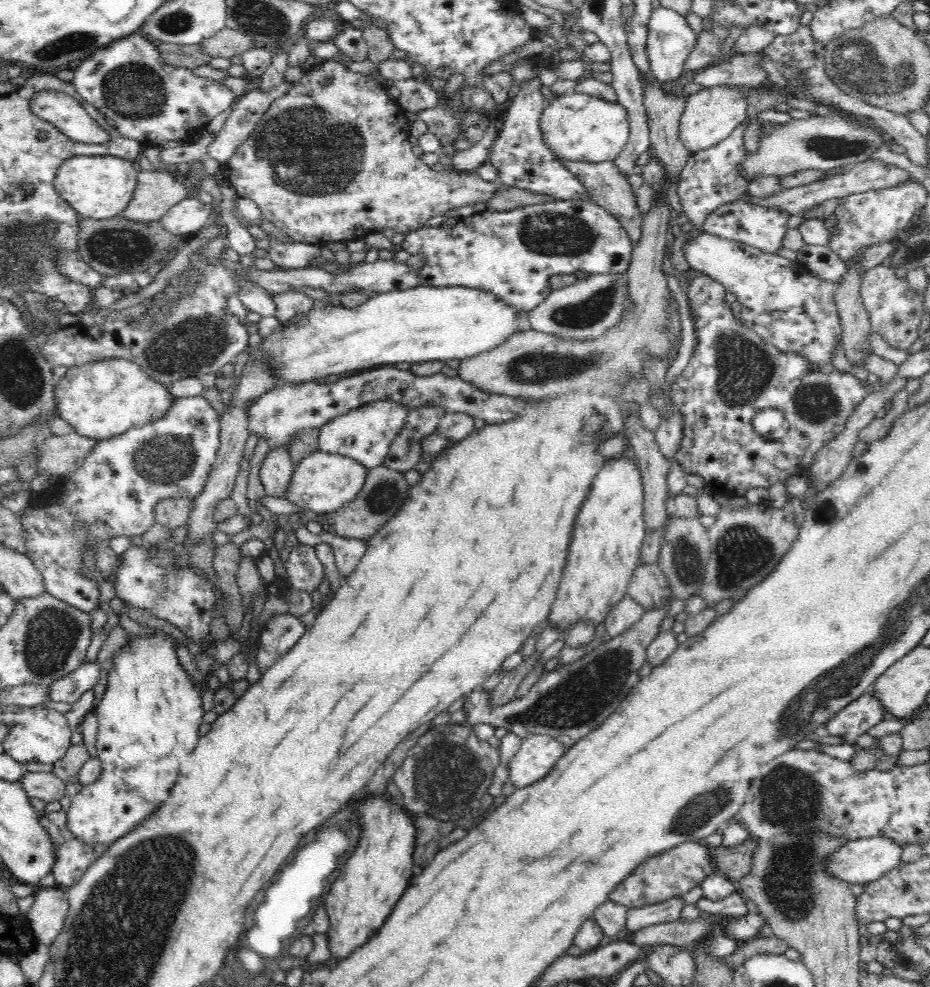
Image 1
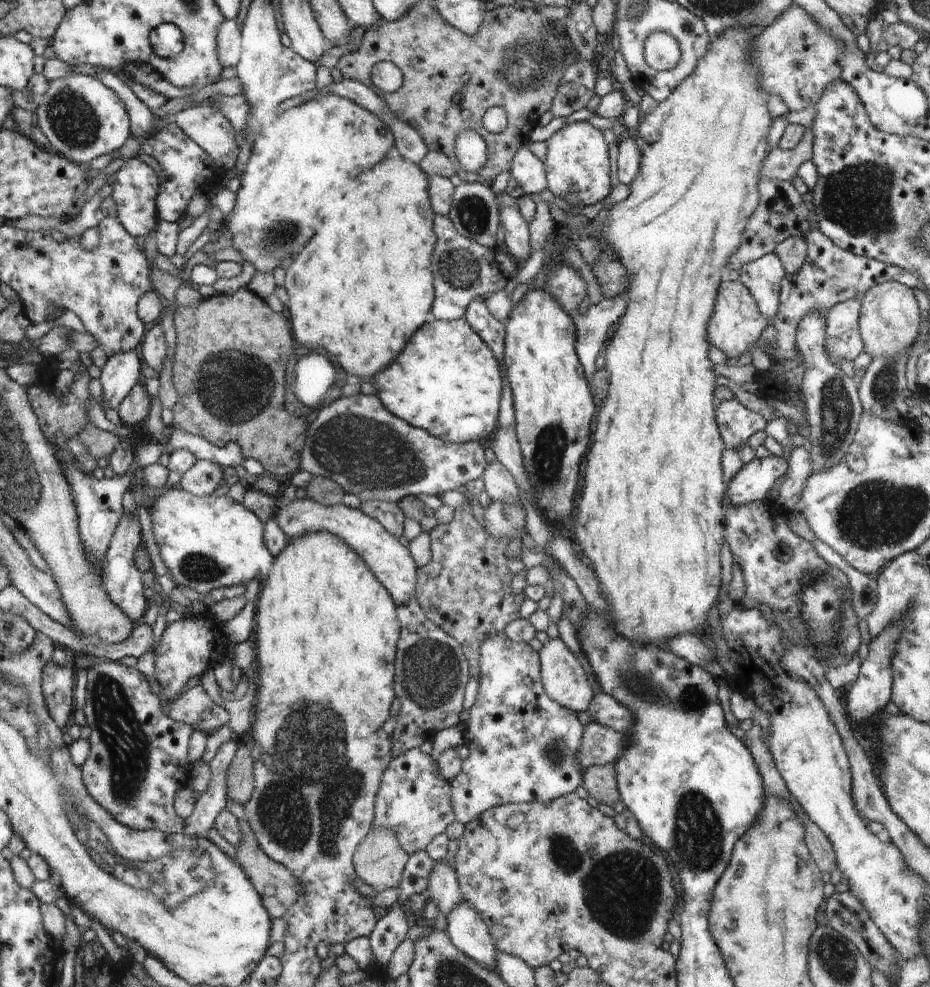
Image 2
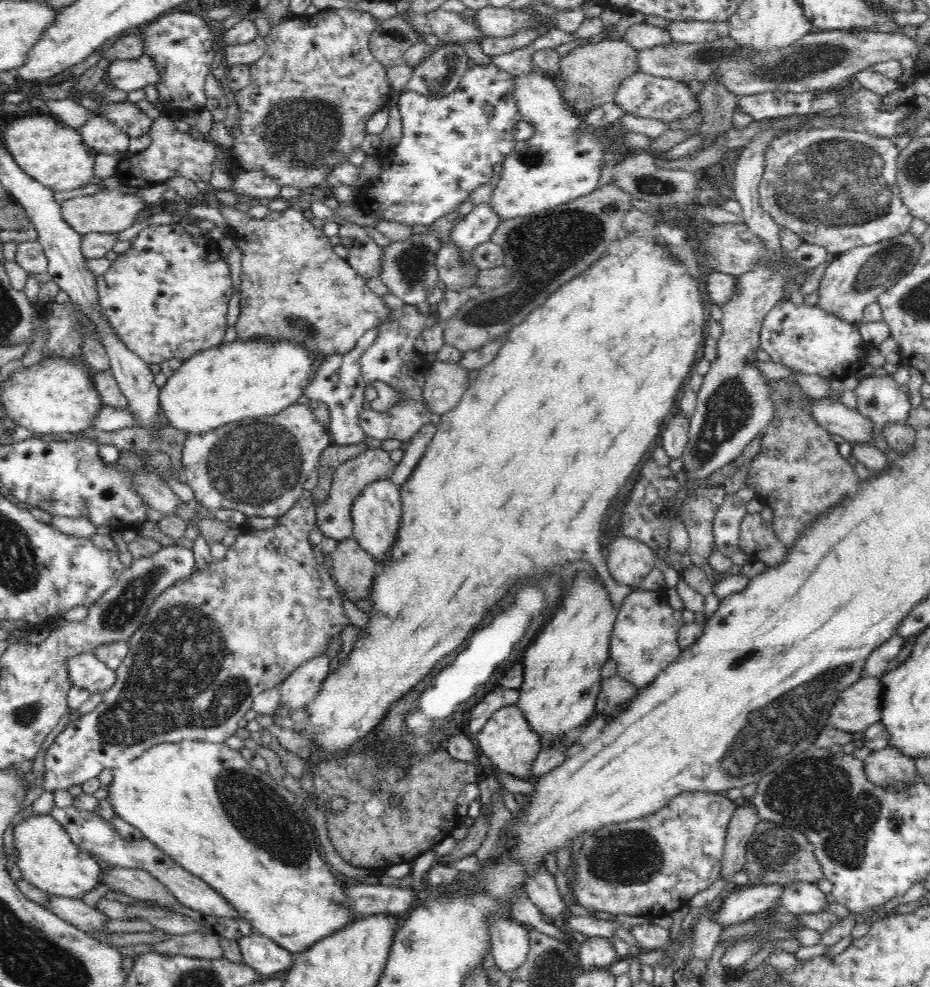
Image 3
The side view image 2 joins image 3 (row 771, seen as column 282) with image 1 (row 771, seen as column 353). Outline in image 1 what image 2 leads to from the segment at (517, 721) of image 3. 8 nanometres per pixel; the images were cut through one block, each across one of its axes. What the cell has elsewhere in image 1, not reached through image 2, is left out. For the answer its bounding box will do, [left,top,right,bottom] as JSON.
[509,734,566,789]

